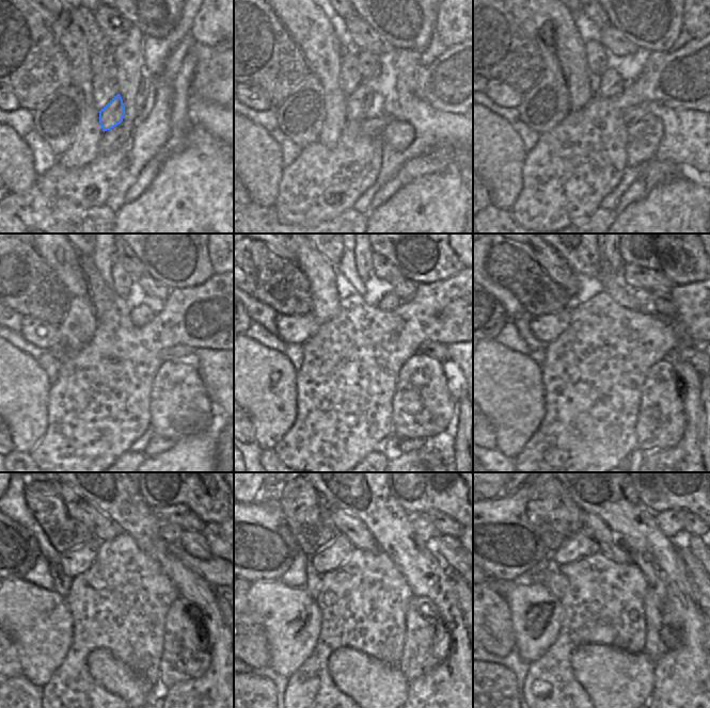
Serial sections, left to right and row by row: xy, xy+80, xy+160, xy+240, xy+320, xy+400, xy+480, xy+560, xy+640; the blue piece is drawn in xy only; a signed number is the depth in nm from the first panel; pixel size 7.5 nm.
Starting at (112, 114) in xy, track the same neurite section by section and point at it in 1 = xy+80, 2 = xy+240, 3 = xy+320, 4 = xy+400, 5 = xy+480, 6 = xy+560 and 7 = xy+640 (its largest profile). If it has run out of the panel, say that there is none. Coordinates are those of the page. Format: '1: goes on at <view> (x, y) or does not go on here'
1: goes on at xy+80 (359, 101)
2: goes on at xy+240 (141, 316)
3: goes on at xy+320 (390, 302)
4: goes on at xy+400 (643, 293)
5: goes on at xy+480 (171, 533)
6: goes on at xy+560 (424, 530)
7: goes on at xy+640 (671, 521)

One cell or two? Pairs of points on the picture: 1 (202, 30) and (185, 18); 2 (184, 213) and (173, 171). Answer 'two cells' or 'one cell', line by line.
1: two cells
2: one cell

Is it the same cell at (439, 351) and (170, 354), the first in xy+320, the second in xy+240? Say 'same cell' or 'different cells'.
same cell

